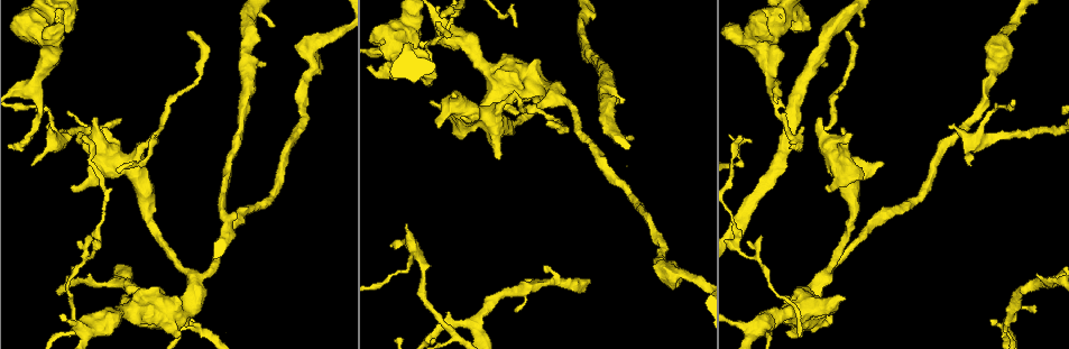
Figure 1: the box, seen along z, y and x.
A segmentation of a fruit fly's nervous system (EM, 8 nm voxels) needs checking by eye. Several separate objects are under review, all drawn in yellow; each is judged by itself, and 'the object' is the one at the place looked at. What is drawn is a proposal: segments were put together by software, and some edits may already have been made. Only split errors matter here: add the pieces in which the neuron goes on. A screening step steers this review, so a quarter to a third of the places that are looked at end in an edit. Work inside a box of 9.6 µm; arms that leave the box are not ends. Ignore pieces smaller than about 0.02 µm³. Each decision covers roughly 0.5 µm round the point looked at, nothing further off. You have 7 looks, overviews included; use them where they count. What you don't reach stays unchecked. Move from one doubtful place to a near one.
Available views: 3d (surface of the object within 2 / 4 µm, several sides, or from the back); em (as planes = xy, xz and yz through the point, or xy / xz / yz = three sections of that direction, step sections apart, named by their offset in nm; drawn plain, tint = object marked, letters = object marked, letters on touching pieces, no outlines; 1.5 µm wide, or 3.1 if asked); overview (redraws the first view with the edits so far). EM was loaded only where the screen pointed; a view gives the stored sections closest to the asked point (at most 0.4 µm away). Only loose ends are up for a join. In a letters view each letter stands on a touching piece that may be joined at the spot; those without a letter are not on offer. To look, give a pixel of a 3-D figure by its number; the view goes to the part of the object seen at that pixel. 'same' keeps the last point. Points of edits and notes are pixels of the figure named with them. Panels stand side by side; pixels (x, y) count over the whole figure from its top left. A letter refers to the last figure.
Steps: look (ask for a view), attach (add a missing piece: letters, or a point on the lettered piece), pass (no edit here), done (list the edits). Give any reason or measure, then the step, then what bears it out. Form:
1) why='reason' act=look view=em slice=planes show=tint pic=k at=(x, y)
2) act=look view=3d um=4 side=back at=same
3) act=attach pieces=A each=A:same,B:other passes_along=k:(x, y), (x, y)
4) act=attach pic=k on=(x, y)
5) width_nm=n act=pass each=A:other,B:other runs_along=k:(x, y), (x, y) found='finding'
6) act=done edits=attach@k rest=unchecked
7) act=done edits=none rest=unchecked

why='branch stops here' act=look view=em slice=yz step=4 show=letters pic=1 at=(803, 128)

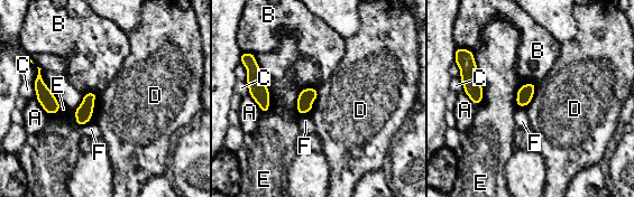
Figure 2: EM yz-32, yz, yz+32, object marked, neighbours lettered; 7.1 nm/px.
act=look view=em slice=planes show=letters at=same

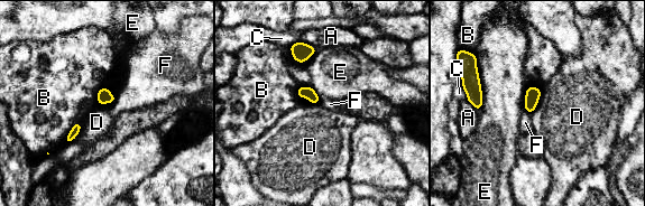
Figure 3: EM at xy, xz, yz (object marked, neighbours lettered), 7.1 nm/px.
act=pass each=A:other,B:other,C:other,D:other,E:other,F:other border=3:(81, 122), (81, 129), (72, 140) found='none of them fits'

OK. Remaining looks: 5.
why='an open end' act=look view=em slice=planes show=letters pic=1 at=(842, 128)

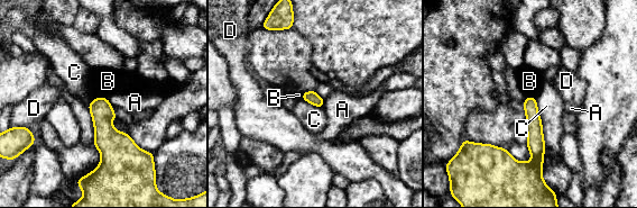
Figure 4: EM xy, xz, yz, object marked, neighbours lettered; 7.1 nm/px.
act=pass each=A:other,B:other,C:other,D:other runs_along=4:(532, 100), (535, 159), (525, 168) found='none of them fits'

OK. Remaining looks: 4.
why='branch stops here' act=look view=3d um=2 pic=1 at=(970, 165)

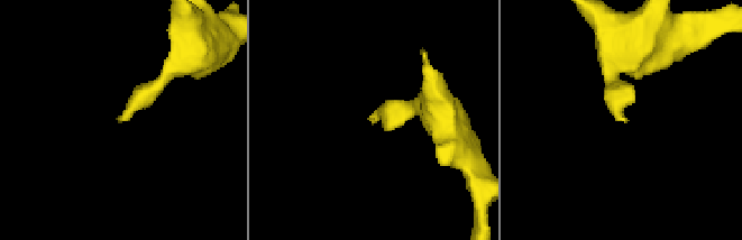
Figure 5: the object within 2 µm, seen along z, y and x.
act=look view=em slice=yz step=8 show=tint pic=5 at=(371, 118)

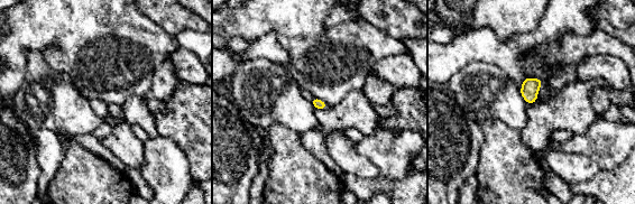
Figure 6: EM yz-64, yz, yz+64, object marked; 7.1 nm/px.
why='another direction' act=look view=em slice=planes show=letters at=same

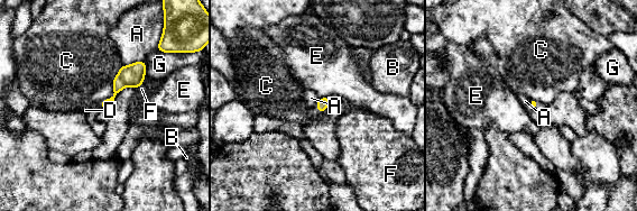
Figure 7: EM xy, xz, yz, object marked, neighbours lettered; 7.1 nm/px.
act=attach pic=7 on=(313, 111) each=A:other,B:other,C:other,D:same,E:other,F:other,G:other passes_along=7:(322, 104), (317, 108), (313, 111) found='it goes on there'

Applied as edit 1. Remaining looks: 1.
act=done edits=attach@7 rest=unchecked

